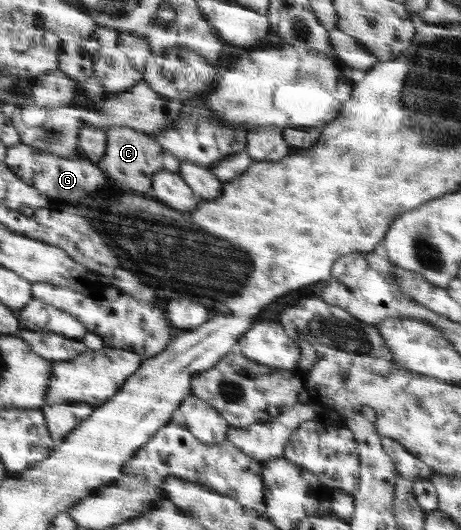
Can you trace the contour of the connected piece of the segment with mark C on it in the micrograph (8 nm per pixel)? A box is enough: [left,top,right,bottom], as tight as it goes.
[95,127,180,194]

